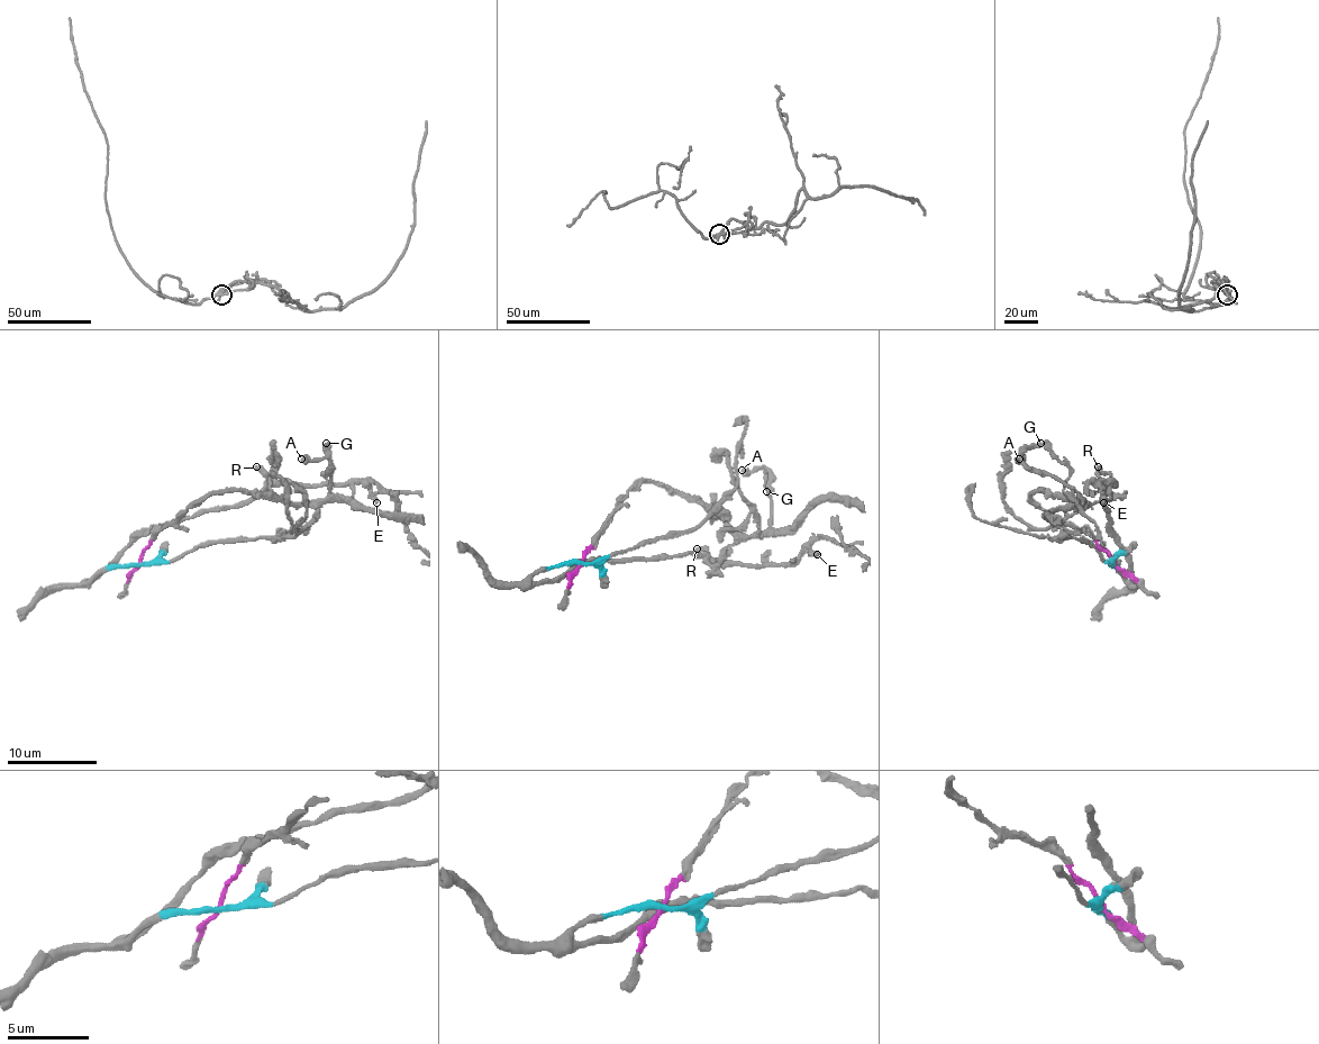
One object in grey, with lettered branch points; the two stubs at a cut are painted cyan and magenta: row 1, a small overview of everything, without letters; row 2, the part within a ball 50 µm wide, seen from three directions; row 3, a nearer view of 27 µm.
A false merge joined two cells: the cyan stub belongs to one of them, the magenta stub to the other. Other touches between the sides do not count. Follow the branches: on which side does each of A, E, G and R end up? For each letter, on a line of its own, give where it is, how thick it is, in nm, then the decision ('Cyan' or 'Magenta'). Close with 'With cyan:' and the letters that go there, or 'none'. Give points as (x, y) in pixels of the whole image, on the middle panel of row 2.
A: Place: (742, 470). Thickness 550 nm. Magenta
E: Place: (817, 554). Thickness 380 nm. Cyan
G: Place: (766, 491). Thickness 320 nm. Magenta
R: Place: (697, 548). Thickness 440 nm. Cyan
With cyan: E, R

